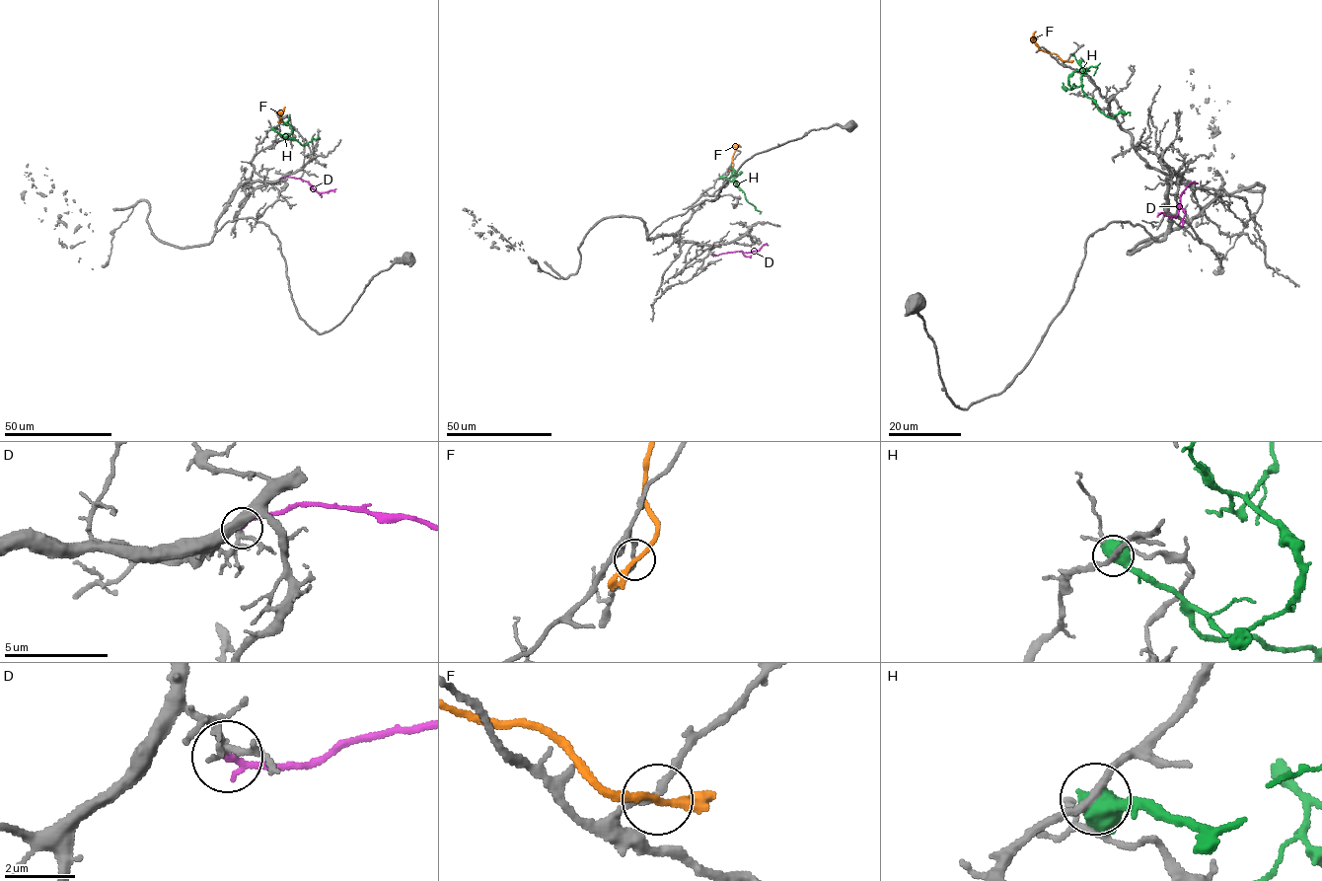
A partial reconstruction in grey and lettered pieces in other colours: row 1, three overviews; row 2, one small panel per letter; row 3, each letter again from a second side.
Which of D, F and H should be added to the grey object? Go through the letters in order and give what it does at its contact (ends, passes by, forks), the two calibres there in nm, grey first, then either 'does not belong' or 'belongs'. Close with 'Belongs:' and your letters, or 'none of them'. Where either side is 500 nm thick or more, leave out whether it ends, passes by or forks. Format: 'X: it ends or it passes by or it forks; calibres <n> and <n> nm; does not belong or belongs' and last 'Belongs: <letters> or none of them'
D: it ends; calibres 180 and 200 nm; belongs
F: it passes by; calibres 160 and 220 nm; does not belong
H: calibres 200 and 900 nm; does not belong
Belongs: D

